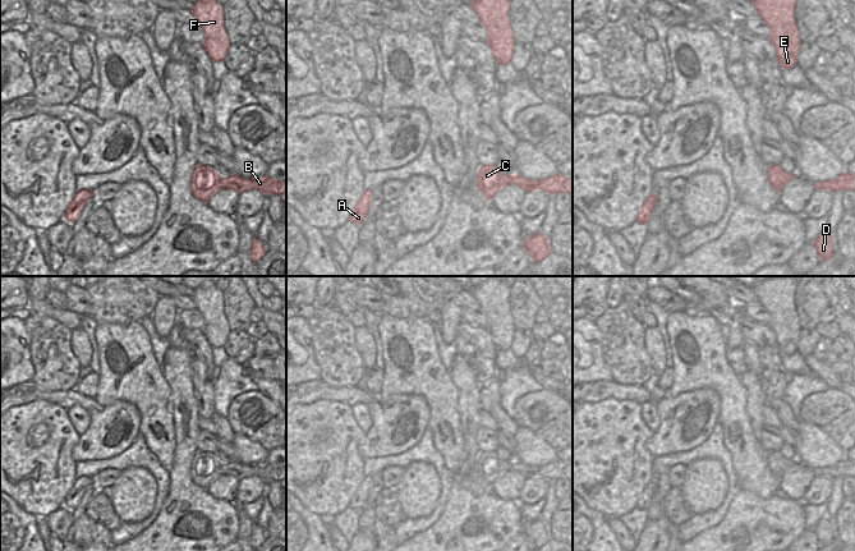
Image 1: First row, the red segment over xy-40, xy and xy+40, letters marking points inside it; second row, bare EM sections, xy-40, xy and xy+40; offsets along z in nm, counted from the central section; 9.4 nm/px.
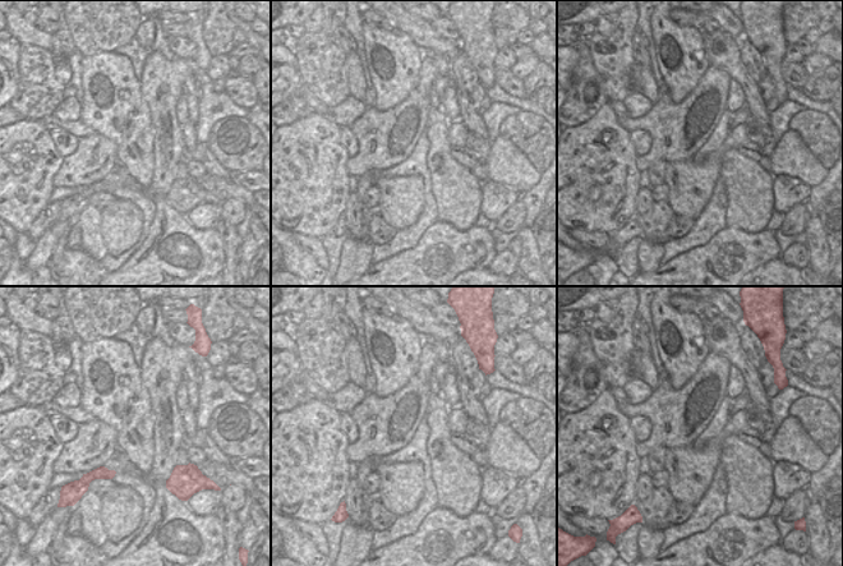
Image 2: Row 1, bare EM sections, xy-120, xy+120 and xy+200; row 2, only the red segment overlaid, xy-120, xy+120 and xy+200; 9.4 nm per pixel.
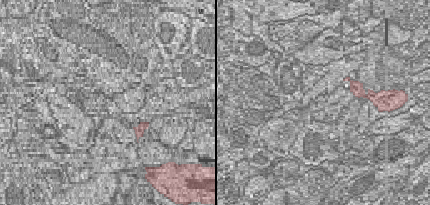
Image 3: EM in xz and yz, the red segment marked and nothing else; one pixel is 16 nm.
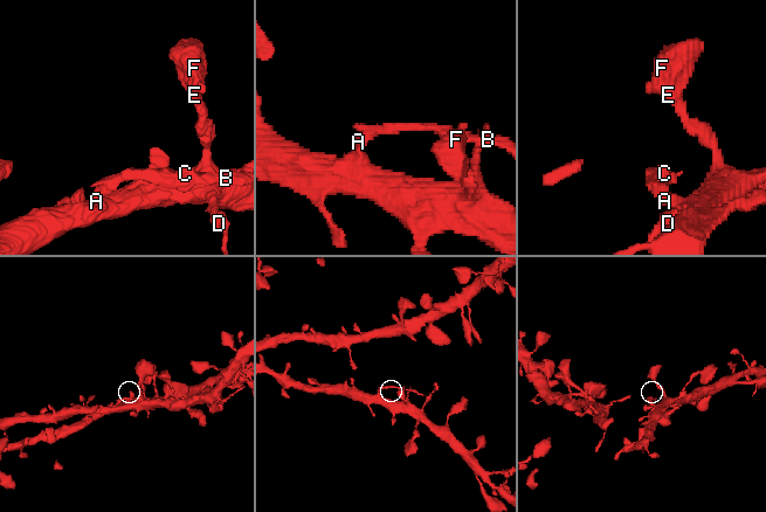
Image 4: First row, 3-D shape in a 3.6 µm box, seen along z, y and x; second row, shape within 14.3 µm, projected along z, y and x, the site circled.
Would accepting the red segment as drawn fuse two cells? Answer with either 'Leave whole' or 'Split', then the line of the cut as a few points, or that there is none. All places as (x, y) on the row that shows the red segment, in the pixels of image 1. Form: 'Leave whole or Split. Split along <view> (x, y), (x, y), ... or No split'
Split. Split along xy (359, 200), (363, 206), (368, 207)

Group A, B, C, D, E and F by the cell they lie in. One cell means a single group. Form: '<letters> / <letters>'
A D E F / B C

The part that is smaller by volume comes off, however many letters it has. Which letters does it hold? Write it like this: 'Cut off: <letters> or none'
Cut off: B, C

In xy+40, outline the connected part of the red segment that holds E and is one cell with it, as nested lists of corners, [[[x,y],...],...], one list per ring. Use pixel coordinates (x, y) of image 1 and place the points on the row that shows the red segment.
[[[753,0],[753,4],[758,15],[771,29],[769,41],[776,49],[780,66],[794,68],[801,43],[795,22],[796,0]]]

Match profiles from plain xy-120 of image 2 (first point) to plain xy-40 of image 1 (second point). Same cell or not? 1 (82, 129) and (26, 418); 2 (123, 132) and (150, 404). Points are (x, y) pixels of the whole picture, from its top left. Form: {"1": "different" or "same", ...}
{"1": "different", "2": "same"}

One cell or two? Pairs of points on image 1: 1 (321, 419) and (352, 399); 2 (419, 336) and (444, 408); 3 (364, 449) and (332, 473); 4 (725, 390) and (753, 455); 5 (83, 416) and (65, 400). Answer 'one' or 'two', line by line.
1: two
2: one
3: two
4: one
5: two

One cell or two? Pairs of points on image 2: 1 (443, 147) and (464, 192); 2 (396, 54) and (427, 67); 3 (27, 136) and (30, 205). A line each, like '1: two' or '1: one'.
1: one
2: two
3: one

